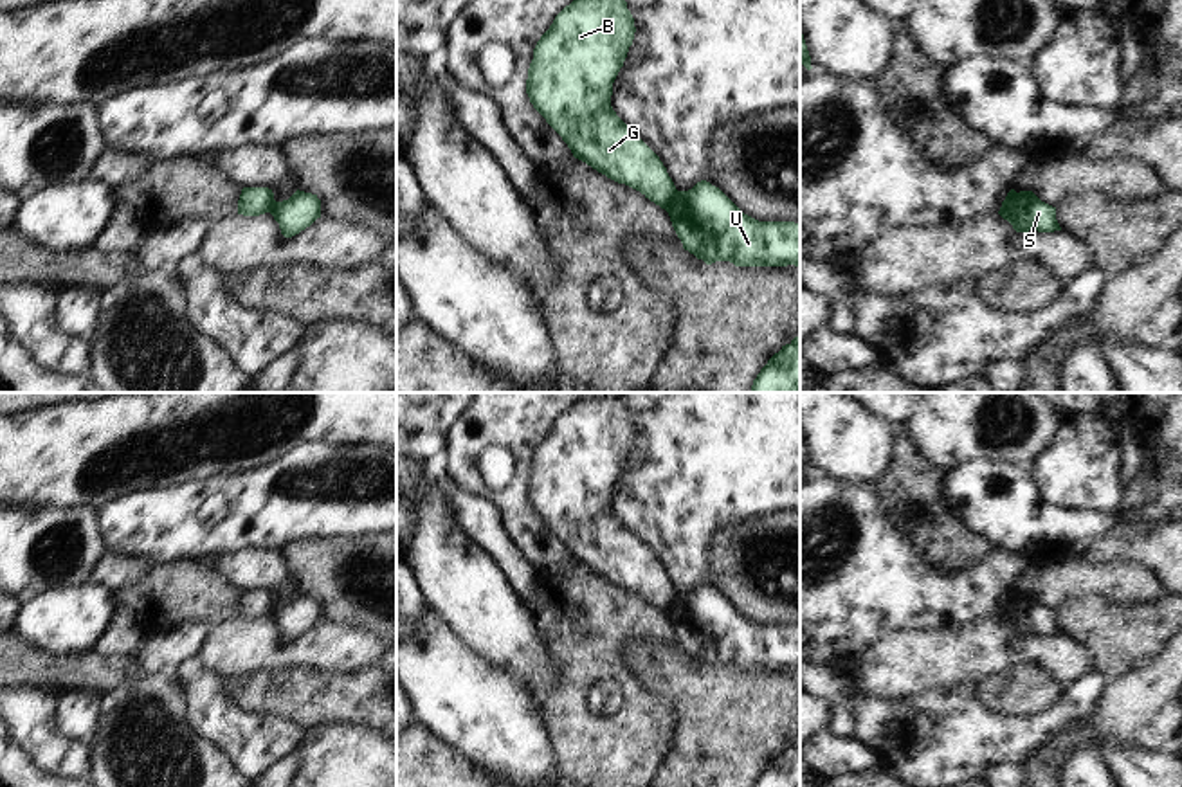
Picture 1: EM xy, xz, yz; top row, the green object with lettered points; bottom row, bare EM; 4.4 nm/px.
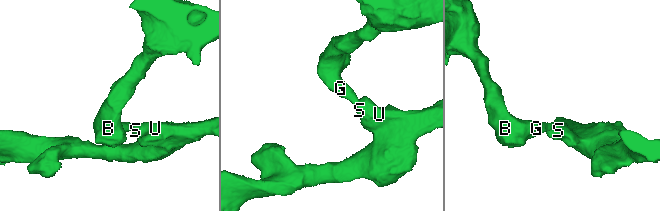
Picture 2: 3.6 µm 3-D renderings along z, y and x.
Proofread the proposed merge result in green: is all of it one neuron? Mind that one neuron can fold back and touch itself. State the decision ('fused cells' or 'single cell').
fused cells

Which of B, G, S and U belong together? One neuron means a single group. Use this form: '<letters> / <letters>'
B G / S U

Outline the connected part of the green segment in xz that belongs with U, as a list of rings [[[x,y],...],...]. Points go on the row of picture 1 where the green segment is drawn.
[[[706,180],[665,207],[683,249],[706,265],[800,267],[800,223],[759,222]]]

